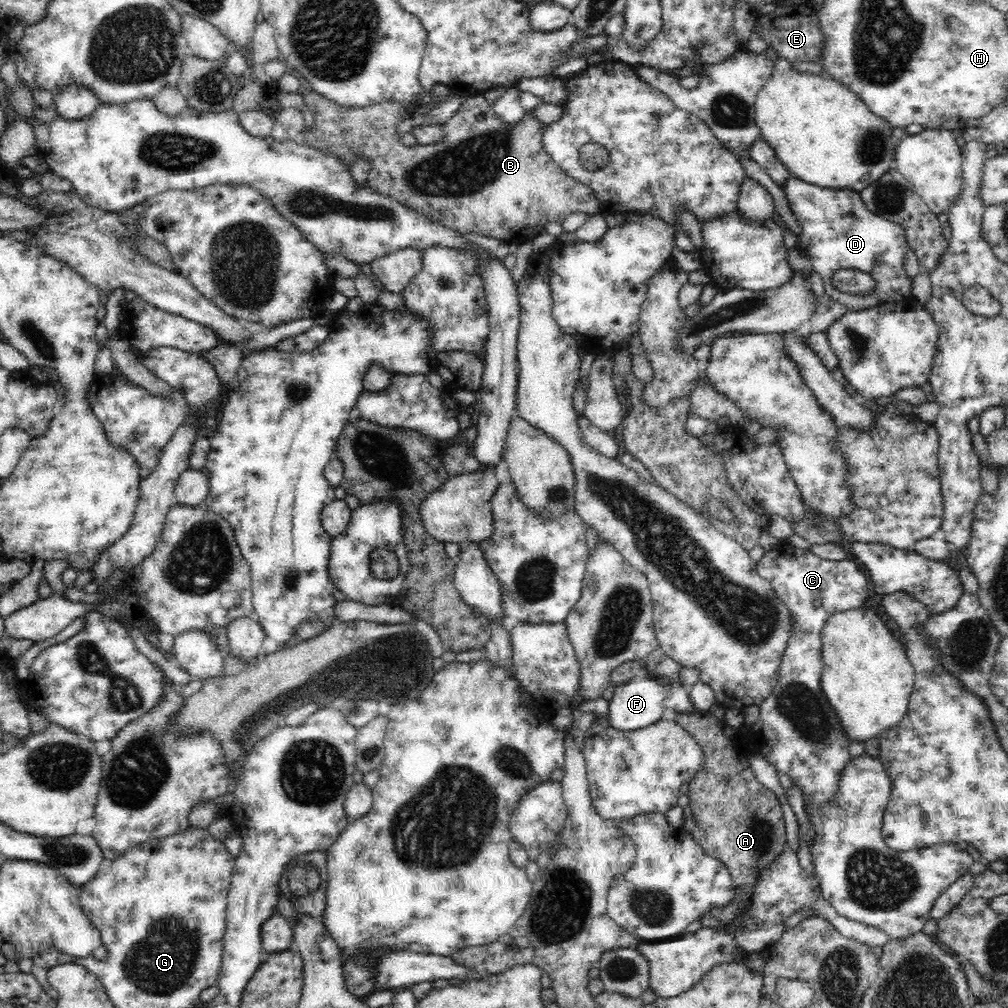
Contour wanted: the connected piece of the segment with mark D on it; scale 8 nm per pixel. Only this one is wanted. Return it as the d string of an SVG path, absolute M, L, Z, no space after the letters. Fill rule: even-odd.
M792 176L782 184L782 188L789 200L790 210L800 226L799 247L810 259L813 270L822 277L825 292L833 301L845 304L848 311L855 311L864 310L882 301L901 302L912 295L913 280L904 270L904 255L908 248L908 241L904 227L900 223L892 222L868 210L856 190L833 190L832 187L821 187ZM841 269L858 270L872 276L876 281L874 291L867 296L839 291L832 285L832 276Z

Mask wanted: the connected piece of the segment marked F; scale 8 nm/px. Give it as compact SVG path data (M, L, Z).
M641 673L628 683L615 687L613 696L609 700L609 724L621 734L627 734L632 730L640 730L658 722L666 710L682 713L695 712L696 707L688 692L689 689L681 685L670 685Z

